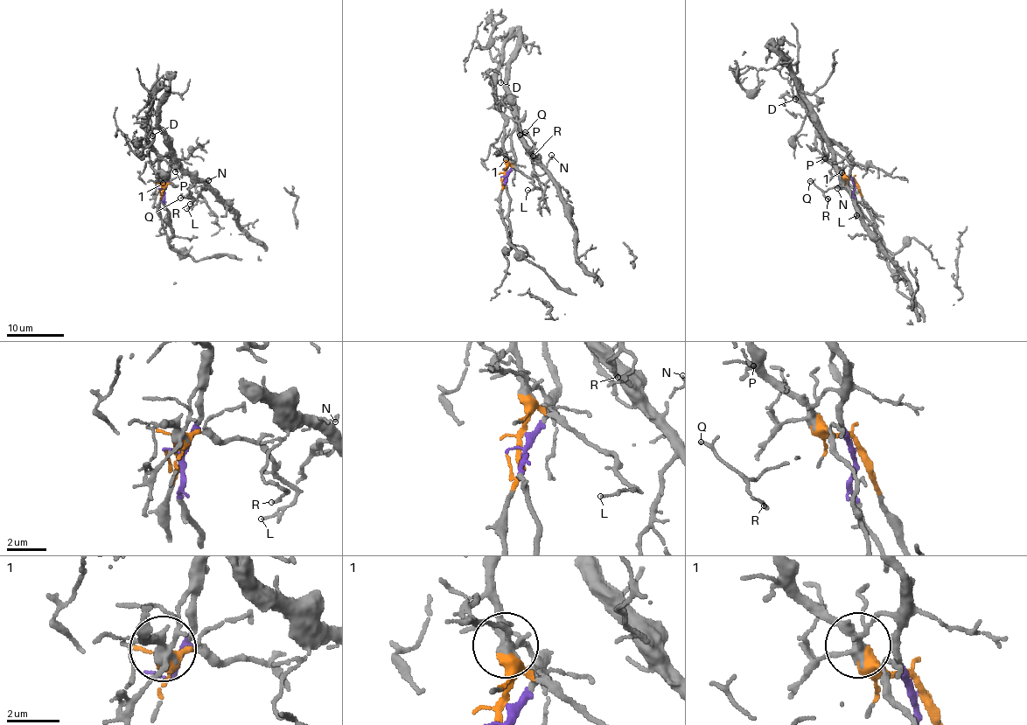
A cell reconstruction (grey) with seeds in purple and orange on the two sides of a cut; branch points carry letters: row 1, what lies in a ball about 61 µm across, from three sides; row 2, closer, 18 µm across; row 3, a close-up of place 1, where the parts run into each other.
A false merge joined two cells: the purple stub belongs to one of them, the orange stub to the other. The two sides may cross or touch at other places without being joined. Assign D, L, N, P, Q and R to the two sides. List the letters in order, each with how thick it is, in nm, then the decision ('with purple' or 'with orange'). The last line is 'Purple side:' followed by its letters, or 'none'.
D: 100 nm | with orange
L: 100 nm | with orange
N: 80 nm | with purple
P: 120 nm | with orange
Q: 170 nm | with purple
R: 150 nm | with purple
Purple side: N, Q, R

